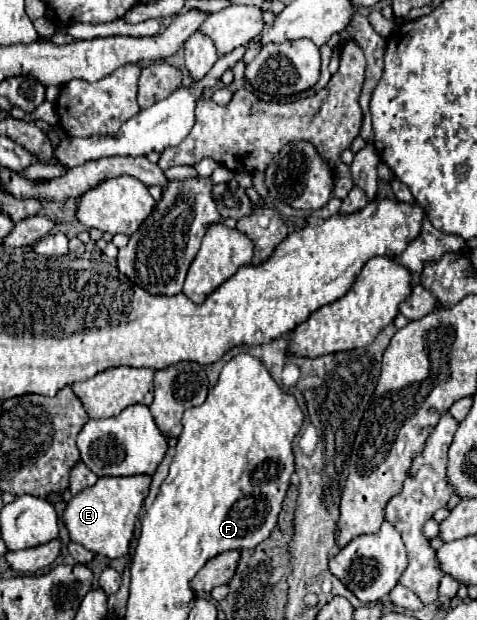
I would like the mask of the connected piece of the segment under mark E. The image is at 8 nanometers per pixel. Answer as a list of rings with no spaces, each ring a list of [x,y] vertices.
[[[128,476],[128,478],[98,478],[98,482],[78,496],[74,496],[64,510],[64,524],[70,530],[70,538],[84,548],[106,556],[122,558],[128,554],[128,546],[134,538],[138,512],[148,496],[152,476]]]

